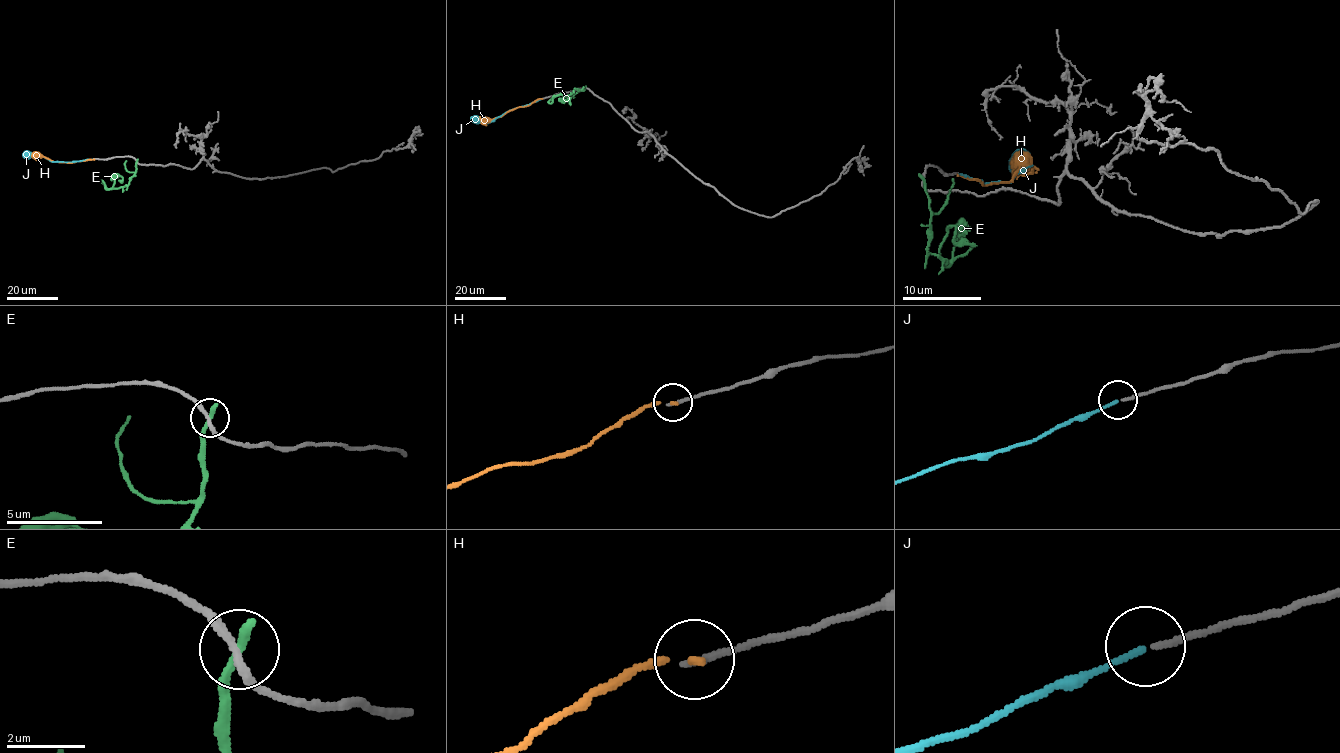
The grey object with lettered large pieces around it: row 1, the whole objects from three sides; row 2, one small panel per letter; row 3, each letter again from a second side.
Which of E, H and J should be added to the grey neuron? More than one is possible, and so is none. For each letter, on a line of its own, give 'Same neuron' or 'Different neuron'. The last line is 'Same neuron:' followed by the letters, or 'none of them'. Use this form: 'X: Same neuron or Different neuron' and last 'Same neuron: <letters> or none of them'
E: Different neuron
H: Different neuron
J: Same neuron
Same neuron: J

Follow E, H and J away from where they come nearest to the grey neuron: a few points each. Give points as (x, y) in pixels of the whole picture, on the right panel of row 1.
E: (924, 179), (930, 218), (928, 254), (936, 254), (946, 264), (940, 248), (951, 226), (957, 242), (977, 246)
H: (957, 175), (975, 179), (983, 185), (1006, 183), (1018, 165), (1014, 165), (1016, 163)
J: (957, 173), (981, 183), (1010, 181), (1032, 165), (1012, 159)

